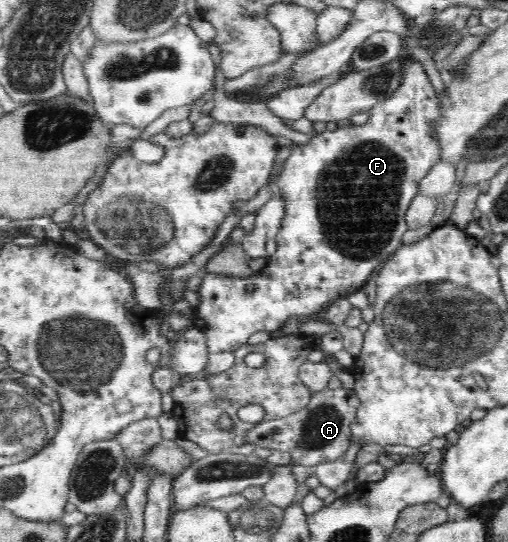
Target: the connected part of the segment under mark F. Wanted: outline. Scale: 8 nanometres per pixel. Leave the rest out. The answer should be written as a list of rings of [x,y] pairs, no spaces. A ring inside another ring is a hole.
[[[410,62],[404,68],[404,80],[402,80],[398,90],[390,99],[376,104],[370,111],[370,119],[363,125],[351,125],[349,127],[341,127],[339,125],[336,130],[316,134],[308,144],[299,145],[292,150],[290,156],[282,165],[283,169],[276,180],[276,191],[282,195],[282,198],[285,198],[285,215],[280,230],[275,236],[275,241],[277,242],[276,252],[270,258],[266,257],[267,264],[261,271],[252,273],[248,278],[207,272],[198,288],[197,292],[200,302],[195,307],[192,320],[194,327],[205,335],[208,352],[217,354],[227,350],[235,351],[240,345],[245,345],[256,332],[272,333],[279,330],[279,328],[282,329],[286,321],[291,317],[297,317],[298,321],[302,322],[308,321],[319,312],[324,312],[330,303],[337,299],[345,299],[348,295],[363,289],[364,284],[375,276],[380,266],[402,245],[402,236],[409,229],[405,221],[406,211],[418,192],[422,178],[428,174],[428,171],[434,164],[439,162],[441,148],[437,138],[433,136],[431,128],[437,121],[440,113],[440,99],[438,99],[438,94],[426,76],[422,64]]]

